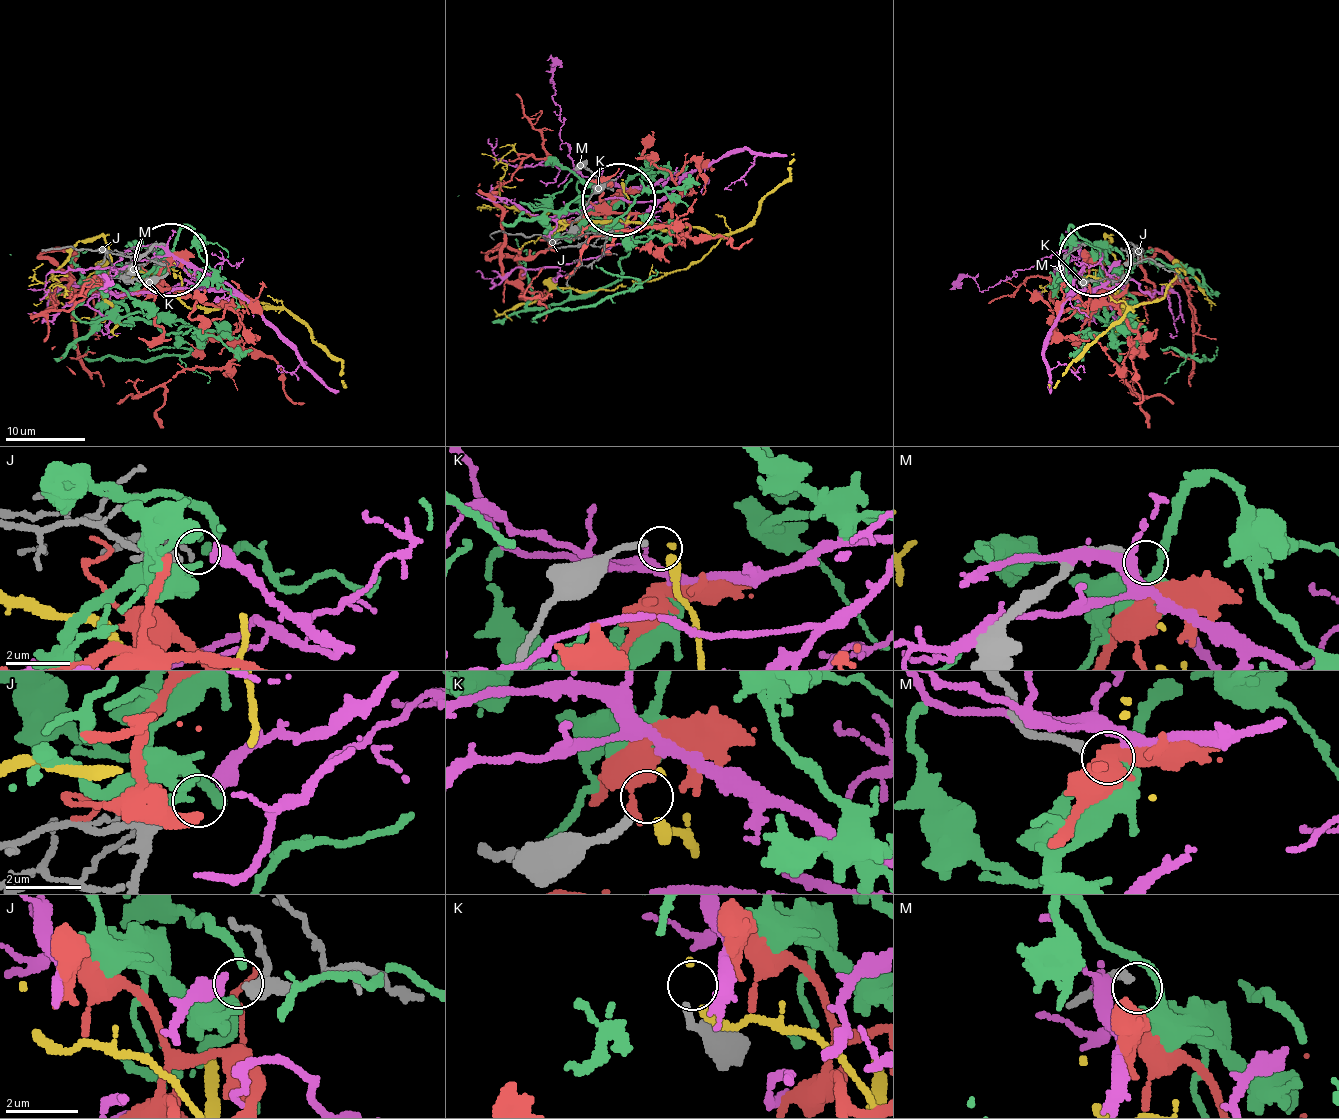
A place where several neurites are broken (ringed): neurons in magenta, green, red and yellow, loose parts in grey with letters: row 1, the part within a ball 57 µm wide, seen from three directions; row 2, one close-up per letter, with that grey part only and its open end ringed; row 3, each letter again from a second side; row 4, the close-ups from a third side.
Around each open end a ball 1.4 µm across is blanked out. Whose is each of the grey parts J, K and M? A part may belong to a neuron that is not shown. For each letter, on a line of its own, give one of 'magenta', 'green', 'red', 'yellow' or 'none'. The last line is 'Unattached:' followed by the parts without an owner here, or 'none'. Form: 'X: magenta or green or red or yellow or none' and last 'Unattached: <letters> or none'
J: magenta
K: none
M: none
Unattached: K, M

